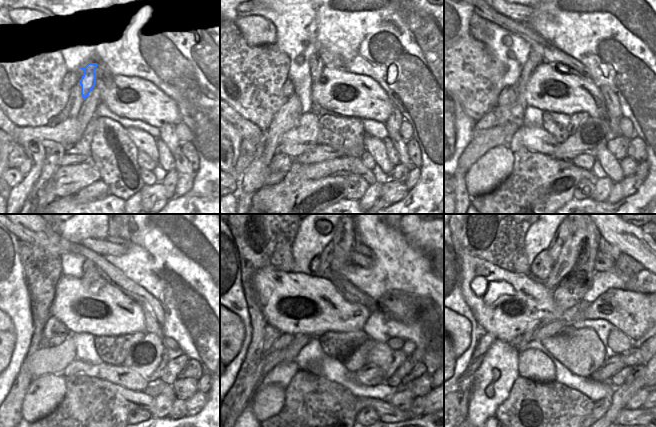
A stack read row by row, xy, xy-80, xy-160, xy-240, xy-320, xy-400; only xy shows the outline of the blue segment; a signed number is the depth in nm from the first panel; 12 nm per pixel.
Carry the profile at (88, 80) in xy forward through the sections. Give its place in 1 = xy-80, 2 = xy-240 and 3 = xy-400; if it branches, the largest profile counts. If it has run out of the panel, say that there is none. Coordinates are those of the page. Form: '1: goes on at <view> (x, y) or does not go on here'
1: goes on at xy-80 (316, 65)
2: goes on at xy-240 (88, 264)
3: goes on at xy-400 (543, 263)

